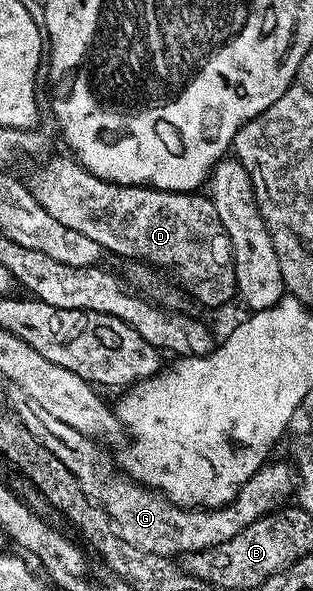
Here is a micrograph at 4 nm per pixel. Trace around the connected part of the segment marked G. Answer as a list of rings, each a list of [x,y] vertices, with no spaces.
[[[51,428],[41,434],[41,441],[53,456],[57,456],[69,468],[81,486],[81,492],[92,502],[96,502],[109,516],[115,525],[117,536],[125,540],[125,544],[133,544],[141,552],[151,552],[172,560],[184,554],[192,554],[205,548],[213,548],[217,544],[225,544],[225,540],[233,540],[241,528],[249,528],[253,520],[261,520],[261,516],[282,507],[292,497],[297,486],[297,475],[290,465],[283,462],[268,461],[237,492],[237,496],[228,506],[214,508],[188,508],[177,506],[164,498],[158,490],[151,490],[134,482],[123,473],[122,469],[114,468],[113,458],[105,454],[92,439],[84,434],[77,434],[66,428]]]

